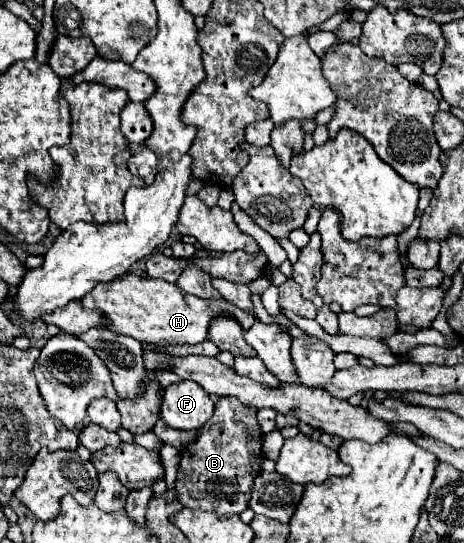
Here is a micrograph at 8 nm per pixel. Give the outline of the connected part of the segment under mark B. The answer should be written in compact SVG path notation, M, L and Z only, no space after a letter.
M232 396L218 400L212 420L208 420L208 424L198 430L198 438L182 450L176 490L186 508L212 510L222 516L240 514L248 508L252 482L262 464L262 430L256 412L256 408L248 408Z

